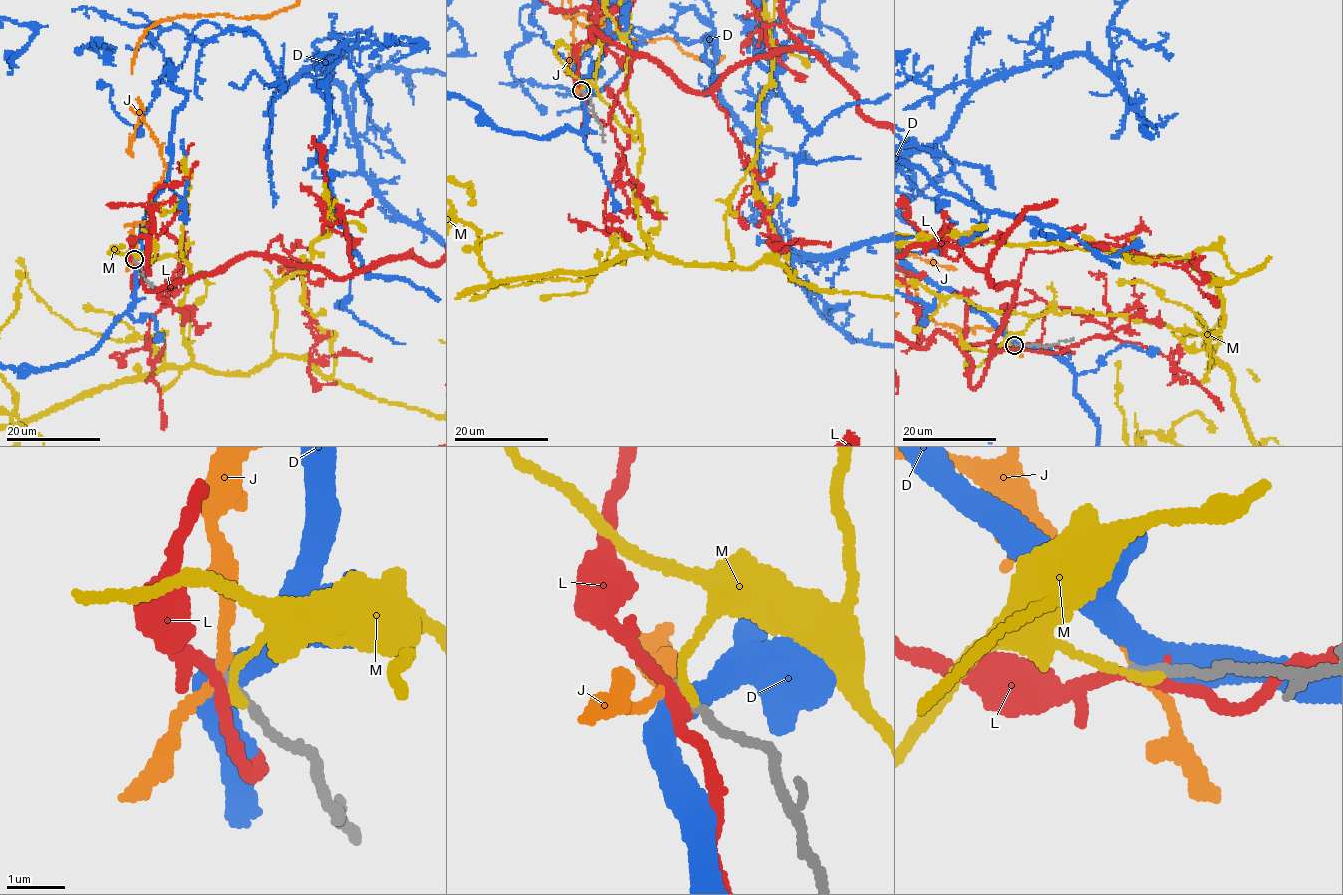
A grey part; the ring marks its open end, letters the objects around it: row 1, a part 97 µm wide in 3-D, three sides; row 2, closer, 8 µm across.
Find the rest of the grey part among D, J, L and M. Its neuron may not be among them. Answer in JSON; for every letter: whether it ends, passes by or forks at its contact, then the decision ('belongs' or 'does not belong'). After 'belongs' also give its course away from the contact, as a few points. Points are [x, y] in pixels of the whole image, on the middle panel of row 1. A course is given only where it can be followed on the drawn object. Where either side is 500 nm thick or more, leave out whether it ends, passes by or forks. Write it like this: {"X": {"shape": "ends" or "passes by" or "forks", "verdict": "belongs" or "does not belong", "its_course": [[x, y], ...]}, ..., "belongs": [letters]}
{"D": {"shape": "passes by", "verdict": "does not belong"}, "J": {"shape": "passes by", "verdict": "does not belong"}, "L": {"shape": "passes by", "verdict": "does not belong"}, "M": {"shape": "ends", "verdict": "does not belong"}, "belongs": []}

